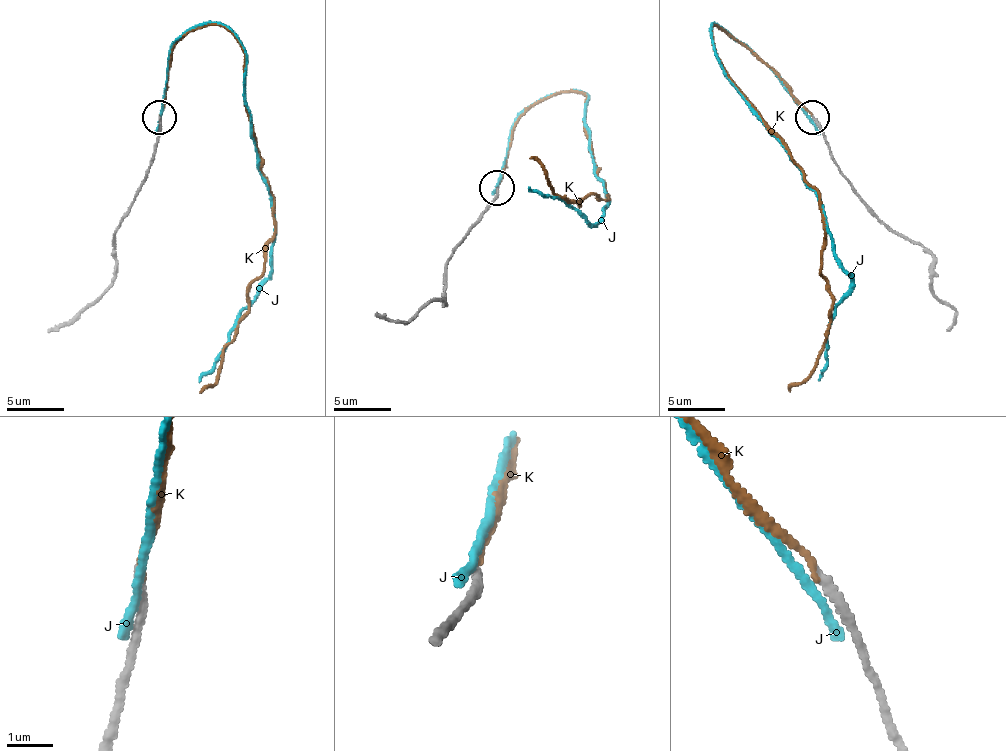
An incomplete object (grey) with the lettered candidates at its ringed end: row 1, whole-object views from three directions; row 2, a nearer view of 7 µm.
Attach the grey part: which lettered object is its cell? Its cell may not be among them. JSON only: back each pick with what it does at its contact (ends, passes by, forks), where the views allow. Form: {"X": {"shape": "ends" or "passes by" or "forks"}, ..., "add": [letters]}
{"K": {"shape": "ends"}, "add": ["K"]}

